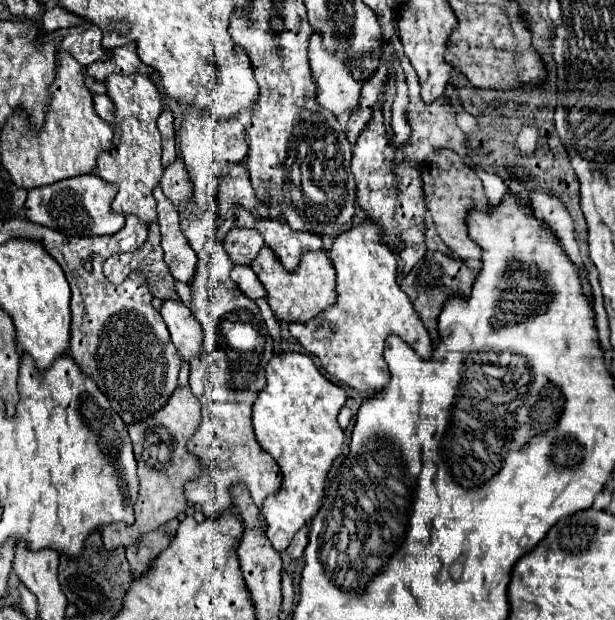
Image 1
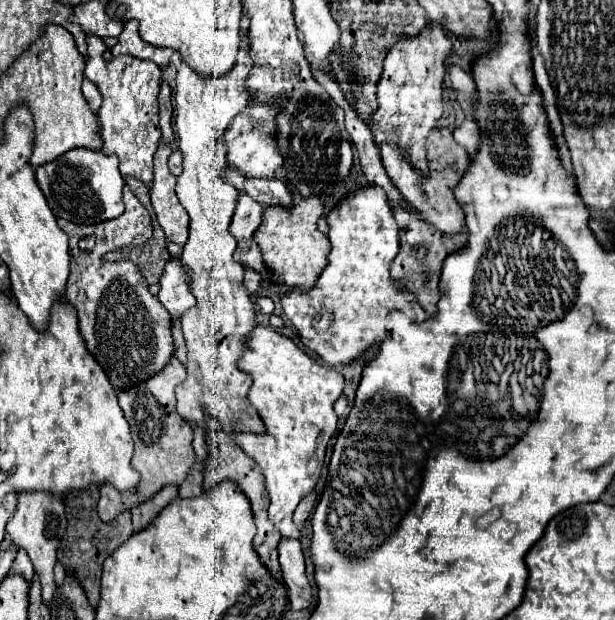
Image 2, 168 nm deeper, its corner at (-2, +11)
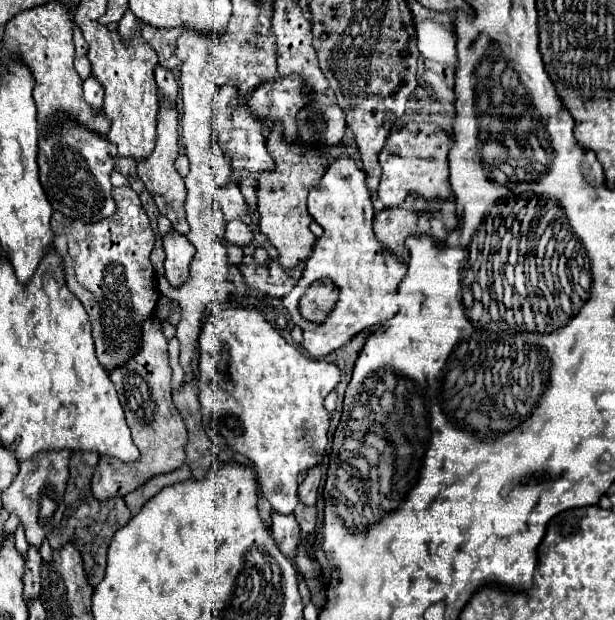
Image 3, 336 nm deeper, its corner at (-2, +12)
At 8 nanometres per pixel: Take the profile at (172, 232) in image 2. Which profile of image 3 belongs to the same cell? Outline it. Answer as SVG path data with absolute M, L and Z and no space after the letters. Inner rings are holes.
M159 96L159 114L157 114L157 142L155 142L155 150L151 152L151 156L137 160L137 176L143 180L145 188L151 192L159 212L163 216L167 216L173 224L173 228L181 234L189 232L189 224L185 220L185 212L183 212L183 202L187 196L185 190L185 182L183 178L177 174L173 162L179 156L179 144L177 144L177 108L175 104L171 104L167 98Z

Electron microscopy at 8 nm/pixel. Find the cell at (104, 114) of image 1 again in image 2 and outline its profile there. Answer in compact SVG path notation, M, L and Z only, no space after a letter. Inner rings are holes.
M85 79L85 81L83 81L83 95L85 95L85 99L87 99L89 107L97 113L97 111L99 111L99 107L101 107L101 101L103 101L99 87L95 87L89 79Z

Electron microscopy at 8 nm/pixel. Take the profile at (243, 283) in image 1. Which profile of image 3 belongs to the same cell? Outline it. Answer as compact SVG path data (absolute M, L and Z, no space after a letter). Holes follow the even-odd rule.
M235 218L235 220L227 222L227 226L225 226L225 238L231 244L235 244L235 246L245 246L245 244L249 244L253 240L253 232L249 230L249 226L243 220Z

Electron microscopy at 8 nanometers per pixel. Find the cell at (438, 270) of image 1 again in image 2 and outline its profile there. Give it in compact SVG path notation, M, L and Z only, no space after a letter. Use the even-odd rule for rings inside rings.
M401 207L393 209L393 217L399 225L401 247L391 265L391 277L395 279L395 283L399 287L413 293L417 303L425 309L425 313L429 317L433 317L437 313L437 273L441 273L445 257L449 257L451 253L455 253L467 245L467 233L457 233L455 237L447 237L445 233L439 233L433 225L413 217L411 211L401 209Z

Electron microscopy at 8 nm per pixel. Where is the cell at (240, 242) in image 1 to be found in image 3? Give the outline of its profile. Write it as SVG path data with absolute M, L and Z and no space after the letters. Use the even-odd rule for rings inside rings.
M229 182L229 184L225 184L225 186L217 192L215 202L217 202L219 212L223 212L223 216L225 216L227 222L233 220L233 218L241 218L243 222L251 224L253 216L251 216L249 210L247 210L245 198L243 198L243 194L241 194L237 182Z

